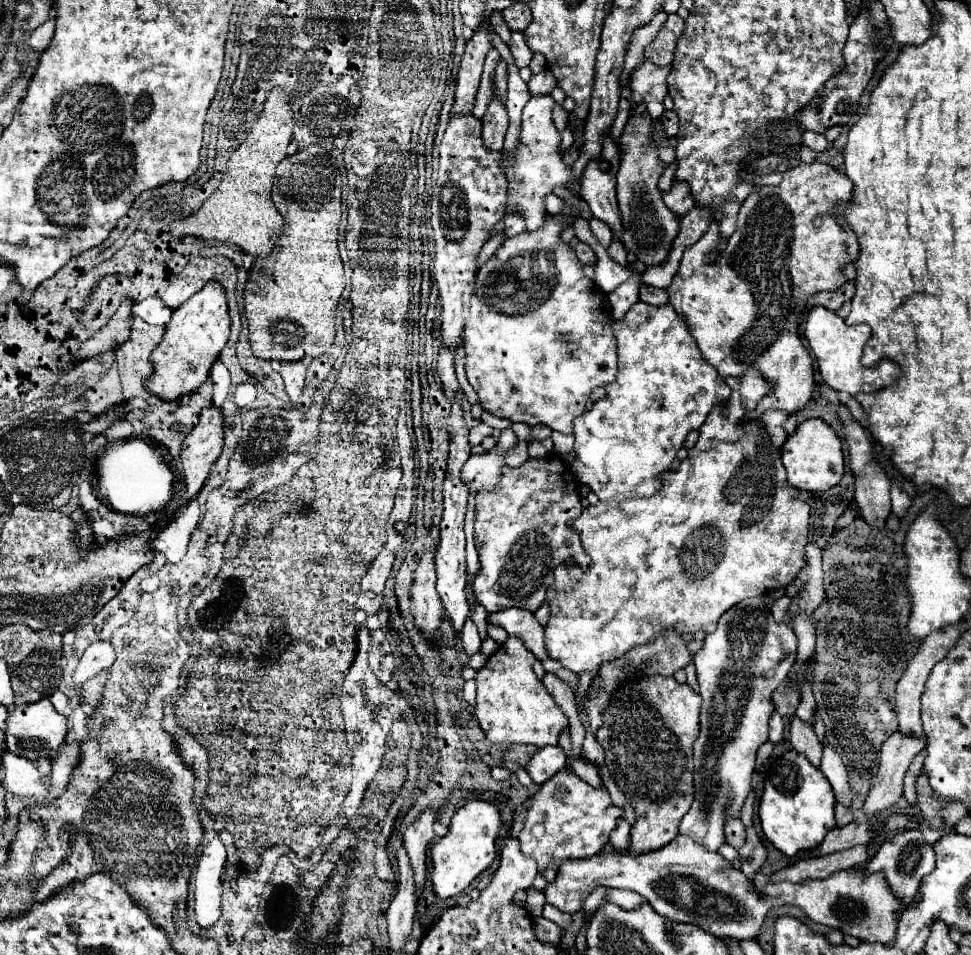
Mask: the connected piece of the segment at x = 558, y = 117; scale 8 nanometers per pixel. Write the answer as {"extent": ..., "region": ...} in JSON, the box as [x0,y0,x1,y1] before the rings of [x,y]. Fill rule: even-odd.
{"extent":[553,104,569,132],"region":[[[555,104],[555,108],[553,108],[553,122],[555,122],[555,128],[557,128],[559,132],[563,132],[563,130],[565,130],[565,126],[569,124],[567,112],[565,112],[559,104]]]}

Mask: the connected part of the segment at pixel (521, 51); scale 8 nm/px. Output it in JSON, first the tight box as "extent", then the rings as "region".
{"extent":[509,32,533,68],"region":[[[511,32],[511,40],[509,40],[509,50],[511,50],[511,56],[517,64],[517,68],[523,68],[523,66],[529,66],[533,54],[531,50],[527,50],[527,44],[523,42],[523,32]]]}

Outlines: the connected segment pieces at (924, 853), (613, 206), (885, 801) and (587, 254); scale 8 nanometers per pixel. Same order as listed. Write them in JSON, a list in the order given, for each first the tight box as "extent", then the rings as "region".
[{"extent":[865,830,935,902],"region":[[[905,830],[881,844],[875,858],[865,866],[865,872],[867,874],[873,874],[875,870],[885,872],[885,878],[887,878],[891,890],[903,902],[909,902],[911,896],[915,894],[915,890],[919,888],[919,884],[923,882],[923,878],[933,870],[933,866],[935,866],[935,850],[931,844],[925,842],[921,830]]]},{"extent":[581,136,623,240],"region":[[[607,136],[603,140],[601,156],[589,162],[581,178],[581,194],[589,204],[595,218],[603,220],[617,240],[621,240],[623,224],[619,214],[619,204],[615,198],[615,174],[619,170],[617,144]]]},{"extent":[865,730,927,818],"region":[[[899,730],[893,732],[881,746],[881,762],[879,762],[879,770],[871,782],[871,790],[869,790],[869,796],[865,800],[865,814],[869,818],[873,818],[875,814],[883,812],[885,808],[893,806],[901,794],[903,794],[903,778],[905,778],[905,772],[909,770],[913,758],[927,746],[927,736],[915,736],[915,734],[901,734]]]},{"extent":[575,242,597,266],"region":[[[579,242],[579,244],[575,246],[575,252],[577,252],[577,258],[579,258],[579,262],[581,262],[581,264],[595,266],[595,262],[597,262],[597,256],[595,256],[595,252],[589,248],[589,244],[585,244],[585,242]]]}]

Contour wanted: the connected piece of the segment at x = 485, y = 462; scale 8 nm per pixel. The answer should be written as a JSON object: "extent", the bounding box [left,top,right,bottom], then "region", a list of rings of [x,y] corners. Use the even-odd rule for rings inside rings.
{"extent":[463,430,517,494],"region":[[[501,430],[499,442],[493,450],[481,456],[471,456],[469,462],[463,464],[463,482],[469,488],[469,492],[477,494],[499,482],[499,472],[505,466],[503,454],[515,444],[517,444],[517,436],[513,434],[513,430]]]}

